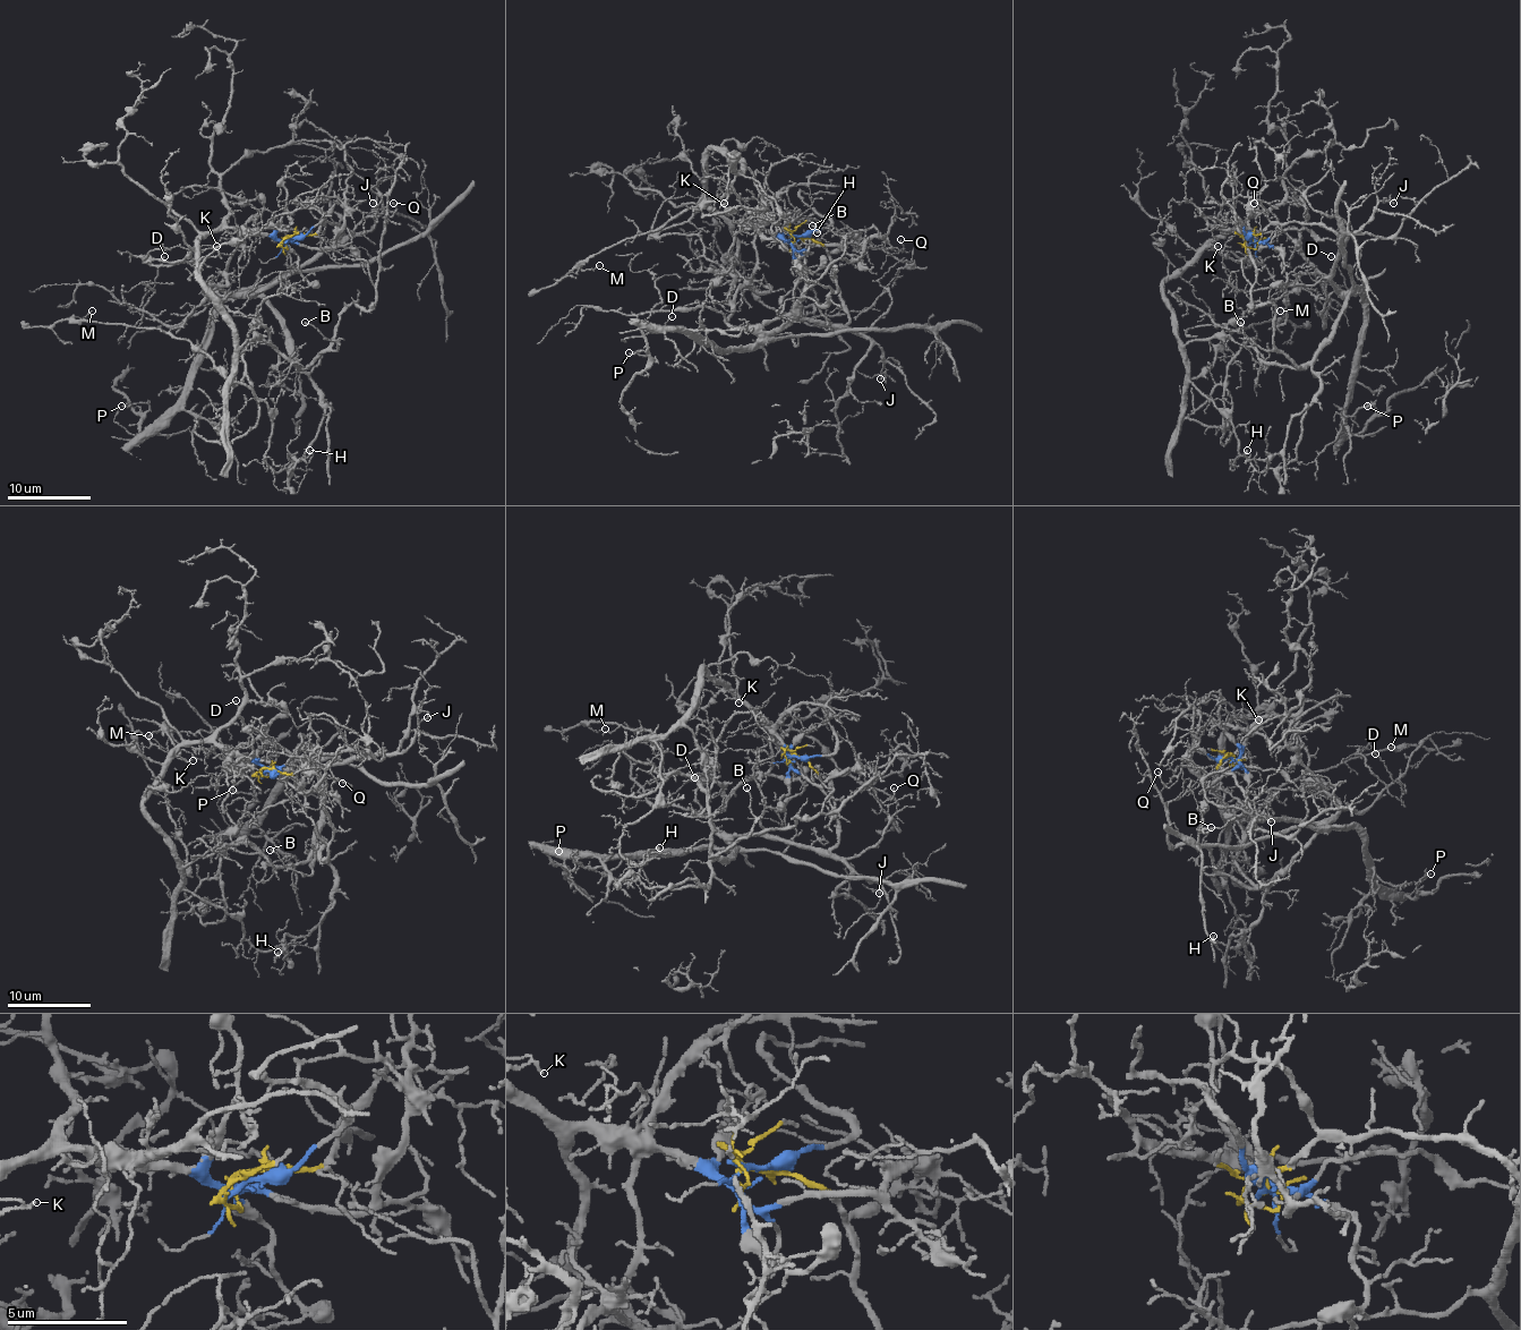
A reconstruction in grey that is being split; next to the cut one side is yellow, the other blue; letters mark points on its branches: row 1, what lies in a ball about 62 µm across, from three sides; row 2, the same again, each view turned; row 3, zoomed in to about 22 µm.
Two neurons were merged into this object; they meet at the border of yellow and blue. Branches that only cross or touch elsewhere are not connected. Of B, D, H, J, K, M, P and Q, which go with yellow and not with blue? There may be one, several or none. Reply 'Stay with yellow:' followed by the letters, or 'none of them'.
Stay with yellow: B, D, H, J, P

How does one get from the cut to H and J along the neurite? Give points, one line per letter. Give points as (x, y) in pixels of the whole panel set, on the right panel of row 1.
H: (1252, 235), (1314, 222), (1335, 235), (1331, 281), (1346, 308), (1312, 364), (1321, 383), (1296, 458), (1247, 449)
J: (1252, 235), (1258, 235), (1271, 224), (1314, 222), (1341, 237), (1353, 235), (1383, 199), (1393, 204)

